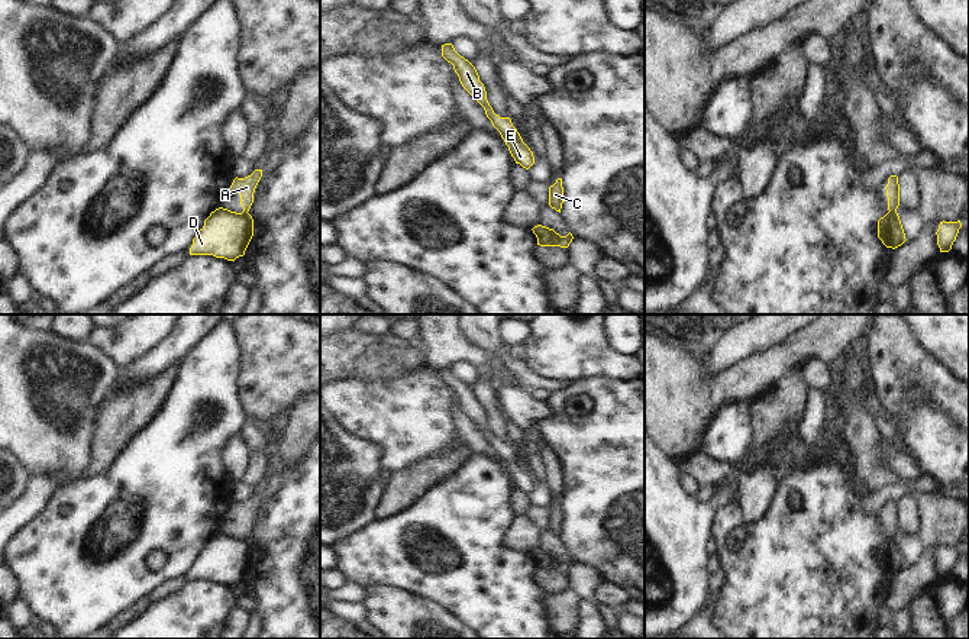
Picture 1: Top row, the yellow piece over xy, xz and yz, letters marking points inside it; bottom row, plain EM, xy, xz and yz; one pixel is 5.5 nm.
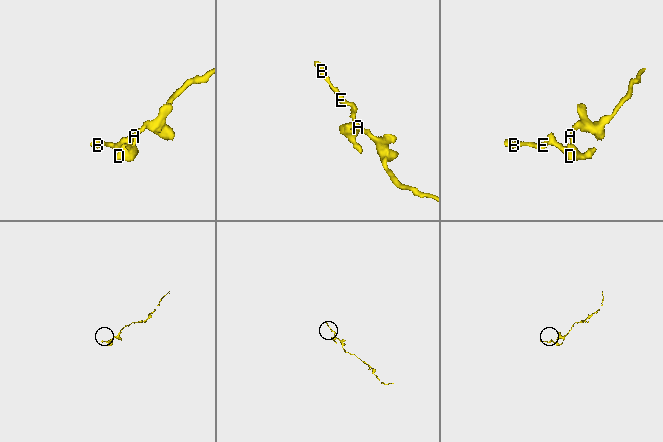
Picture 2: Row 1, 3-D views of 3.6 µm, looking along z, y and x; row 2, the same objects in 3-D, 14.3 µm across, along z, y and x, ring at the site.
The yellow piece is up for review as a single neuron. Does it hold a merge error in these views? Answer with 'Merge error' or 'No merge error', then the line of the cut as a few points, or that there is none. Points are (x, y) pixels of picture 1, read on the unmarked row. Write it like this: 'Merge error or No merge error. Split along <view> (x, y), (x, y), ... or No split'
Merge error. Split along yz (895, 535), (888, 536).

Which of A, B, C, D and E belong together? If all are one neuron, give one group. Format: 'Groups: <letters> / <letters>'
Groups: A / B C D E.

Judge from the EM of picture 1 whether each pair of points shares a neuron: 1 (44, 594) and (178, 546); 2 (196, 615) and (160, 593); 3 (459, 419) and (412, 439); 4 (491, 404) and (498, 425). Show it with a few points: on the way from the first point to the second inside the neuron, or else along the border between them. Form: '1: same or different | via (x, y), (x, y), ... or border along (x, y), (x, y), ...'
1: same | via (77, 567), (110, 562), (135, 541), (145, 541)
2: different | border along (190, 580), (151, 606)
3: different | border along (445, 387), (456, 436), (464, 442)
4: same | via (493, 409), (497, 420)

